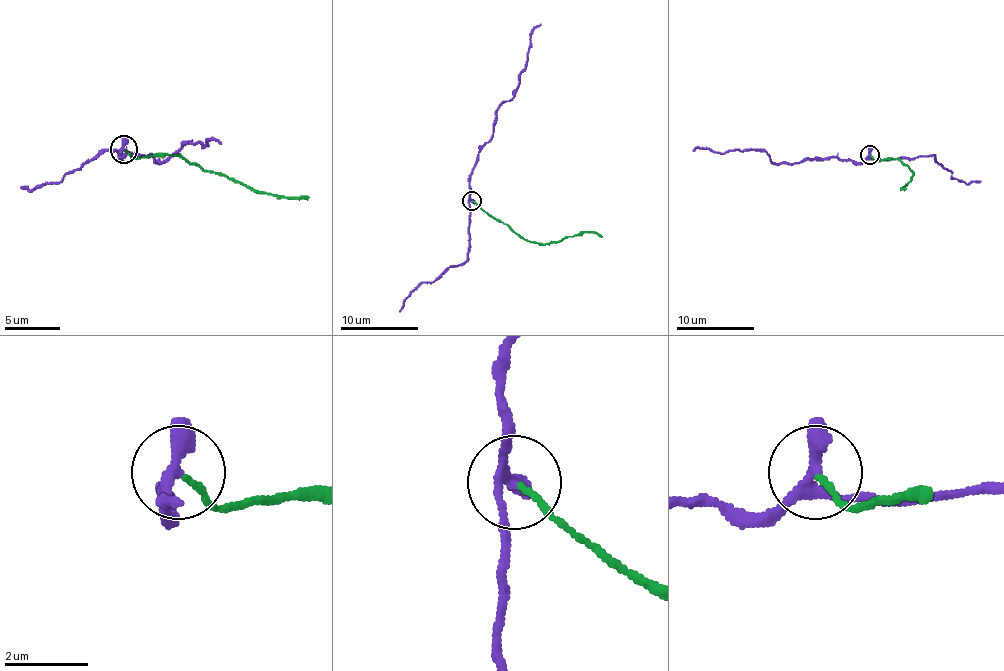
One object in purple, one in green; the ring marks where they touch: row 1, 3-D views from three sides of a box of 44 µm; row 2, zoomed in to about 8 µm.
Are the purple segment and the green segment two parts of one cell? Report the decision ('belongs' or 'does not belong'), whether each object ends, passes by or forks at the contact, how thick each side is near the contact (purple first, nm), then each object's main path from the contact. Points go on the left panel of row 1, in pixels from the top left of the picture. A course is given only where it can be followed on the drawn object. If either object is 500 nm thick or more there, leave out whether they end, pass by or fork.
does not belong | purple forks | green ends | 280/140 nm | purple via (123, 148), (120, 159), (147, 154), (158, 162), (191, 143), (221, 143) | green via (125, 151), (136, 157), (180, 154), (205, 170), (235, 178), (260, 192), (285, 198), (309, 198)

